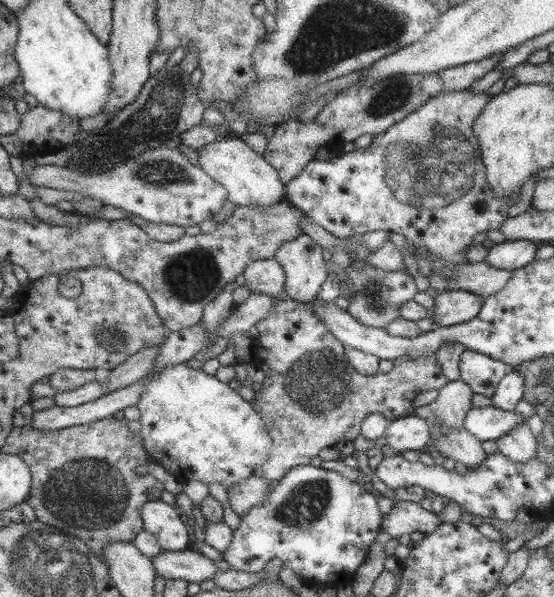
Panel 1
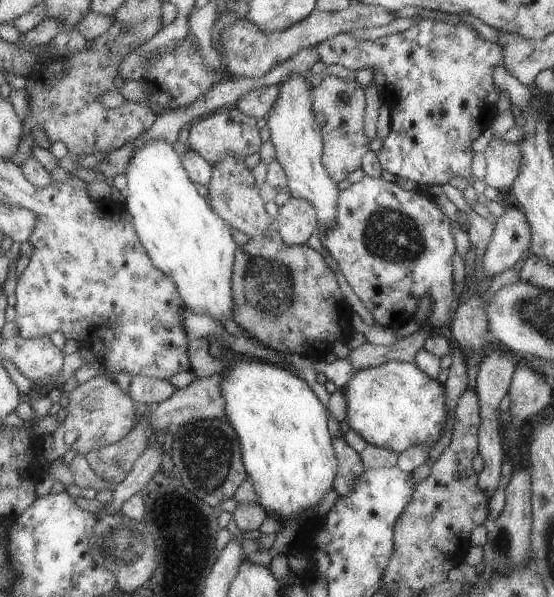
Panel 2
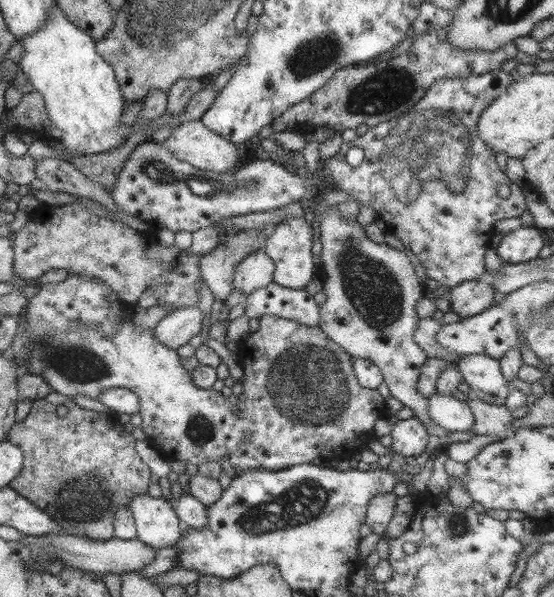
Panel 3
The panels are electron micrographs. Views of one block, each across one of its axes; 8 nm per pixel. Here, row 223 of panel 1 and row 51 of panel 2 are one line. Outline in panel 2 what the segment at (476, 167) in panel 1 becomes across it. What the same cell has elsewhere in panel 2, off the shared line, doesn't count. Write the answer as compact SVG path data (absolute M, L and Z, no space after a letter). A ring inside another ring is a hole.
M413 16L410 19L413 24L395 34L375 40L355 40L351 34L341 33L322 40L313 50L326 66L339 64L353 72L359 68L371 68L383 74L385 83L380 98L388 108L390 119L389 134L377 152L382 170L427 187L443 186L453 176L475 178L471 174L473 152L469 146L495 116L495 104L501 88L493 84L491 72L497 64L503 65L501 45L480 38L471 25L462 21L451 24L447 20L431 20L425 16Z

